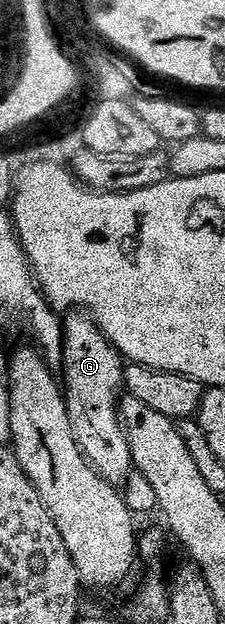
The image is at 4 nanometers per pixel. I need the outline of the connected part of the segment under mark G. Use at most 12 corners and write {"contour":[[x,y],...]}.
{"contour":[[92,318],[63,325],[71,432],[99,477],[135,470],[126,359]]}

